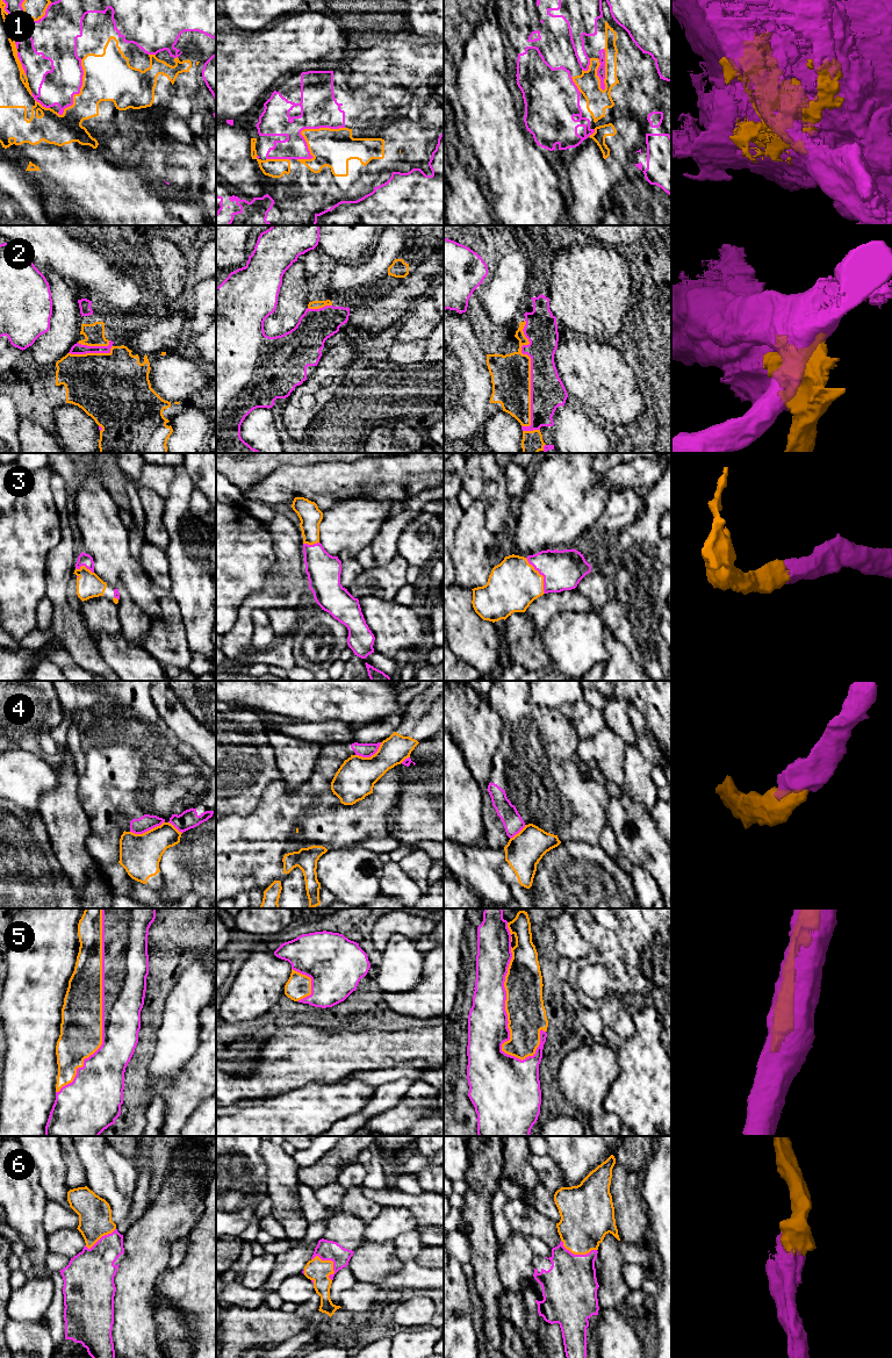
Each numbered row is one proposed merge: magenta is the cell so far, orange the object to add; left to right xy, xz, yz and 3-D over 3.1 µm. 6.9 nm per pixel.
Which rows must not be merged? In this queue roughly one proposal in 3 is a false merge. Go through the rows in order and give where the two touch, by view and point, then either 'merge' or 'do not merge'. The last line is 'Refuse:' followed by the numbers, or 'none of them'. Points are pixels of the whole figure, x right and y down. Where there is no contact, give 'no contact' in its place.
1: meets magenta in xz at (302, 129); merge
2: meets magenta in yz at (531, 371); do not merge
3: meets magenta in yz at (541, 574); merge
4: meets magenta in xy at (146, 831); do not merge
5: meets magenta in xy at (102, 1005); merge
6: meets magenta in xz at (332, 1260); merge
Refuse: 2, 4

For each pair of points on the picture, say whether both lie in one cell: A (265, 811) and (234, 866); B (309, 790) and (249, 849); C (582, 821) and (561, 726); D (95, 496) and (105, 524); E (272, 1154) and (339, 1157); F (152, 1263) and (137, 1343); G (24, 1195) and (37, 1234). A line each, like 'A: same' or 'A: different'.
A: same
B: same
C: same
D: same
E: different
F: same
G: same

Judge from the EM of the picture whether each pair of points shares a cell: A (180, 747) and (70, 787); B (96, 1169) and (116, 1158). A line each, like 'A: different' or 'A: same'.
A: different
B: different

